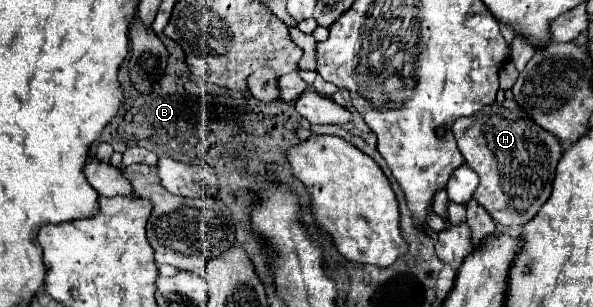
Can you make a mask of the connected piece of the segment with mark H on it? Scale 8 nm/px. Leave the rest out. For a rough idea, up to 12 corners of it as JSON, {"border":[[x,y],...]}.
{"border":[[513,100],[459,118],[475,200],[523,226],[549,200],[559,140]]}

